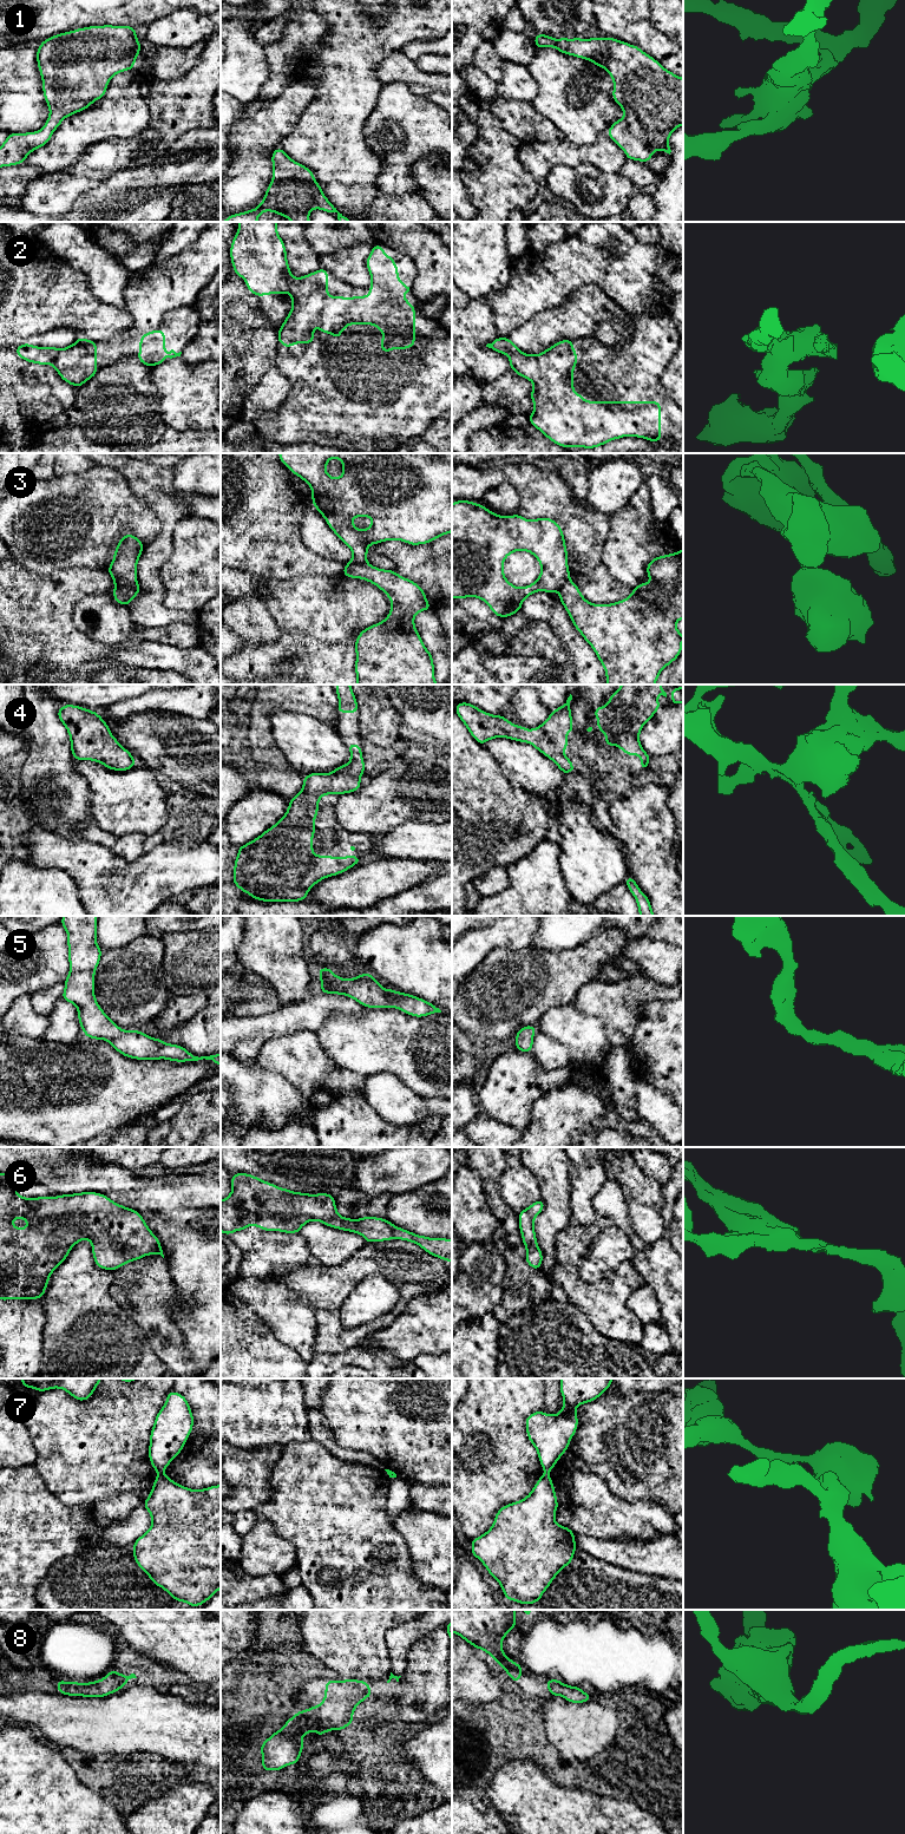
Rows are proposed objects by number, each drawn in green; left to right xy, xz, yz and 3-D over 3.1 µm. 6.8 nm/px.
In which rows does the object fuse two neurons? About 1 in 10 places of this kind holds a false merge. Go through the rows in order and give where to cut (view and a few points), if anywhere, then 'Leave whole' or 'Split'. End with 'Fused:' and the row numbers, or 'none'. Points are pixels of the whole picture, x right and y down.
1: No split. Leave whole
2: Split along xy (60, 349), (51, 364). Split
3: Split along xy (136, 582), (115, 584). Split
4: No split. Leave whole
5: No split. Leave whole
6: No split. Leave whole
7: Split along xy (158, 1472), (162, 1473). Split
8: No split. Leave whole
Fused: 2, 3, 7

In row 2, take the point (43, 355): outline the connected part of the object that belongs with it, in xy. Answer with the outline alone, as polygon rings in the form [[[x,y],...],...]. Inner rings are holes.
[[[28,342],[18,346],[14,349],[22,360],[39,365],[52,365],[60,352],[57,347],[37,347]]]

